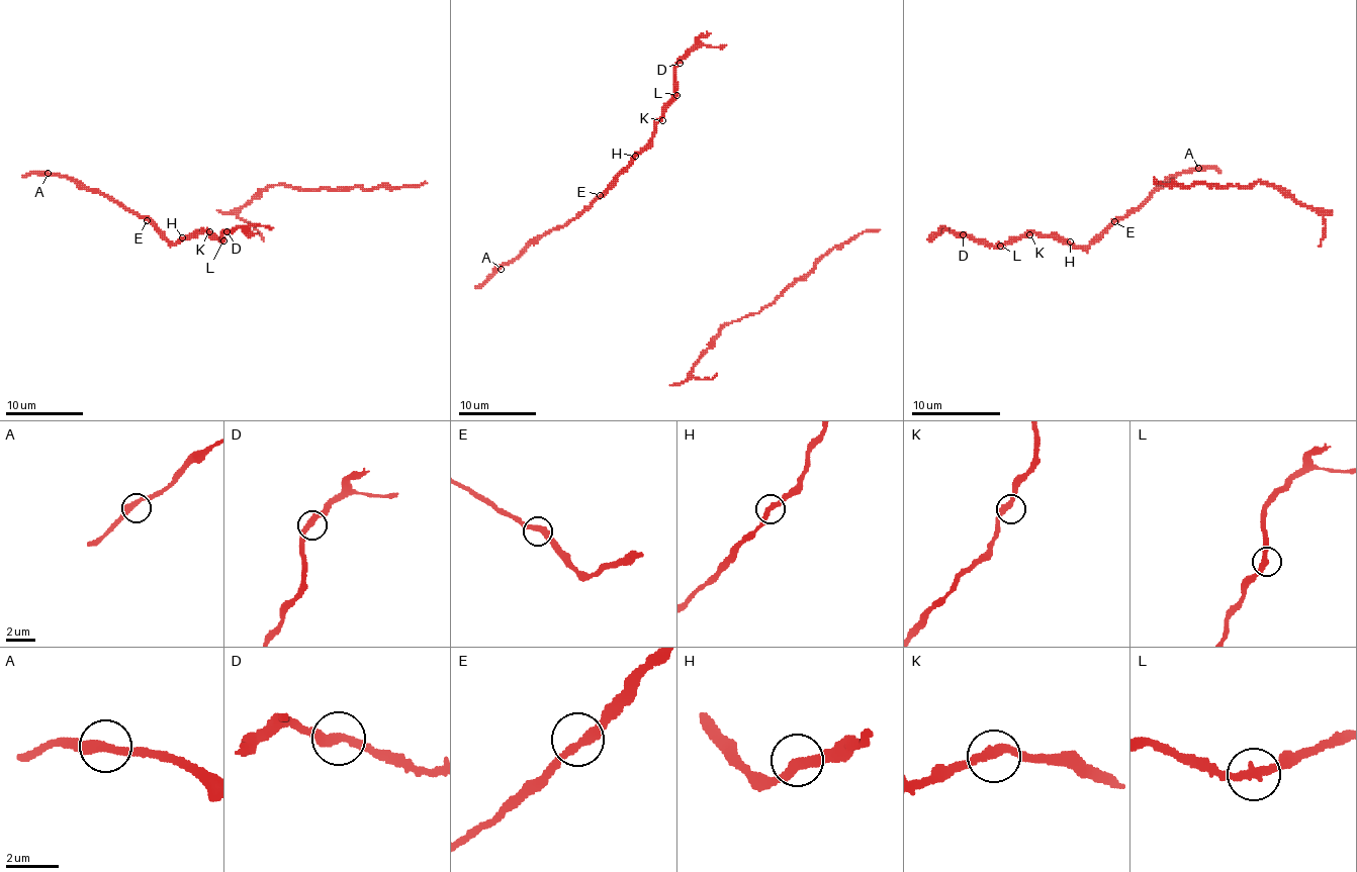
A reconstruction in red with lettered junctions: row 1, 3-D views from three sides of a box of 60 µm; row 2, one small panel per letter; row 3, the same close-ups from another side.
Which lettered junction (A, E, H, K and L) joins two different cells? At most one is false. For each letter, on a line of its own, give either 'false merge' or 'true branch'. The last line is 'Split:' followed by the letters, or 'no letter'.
A: true branch
E: true branch
H: true branch
K: true branch
L: true branch
Split: no letter

